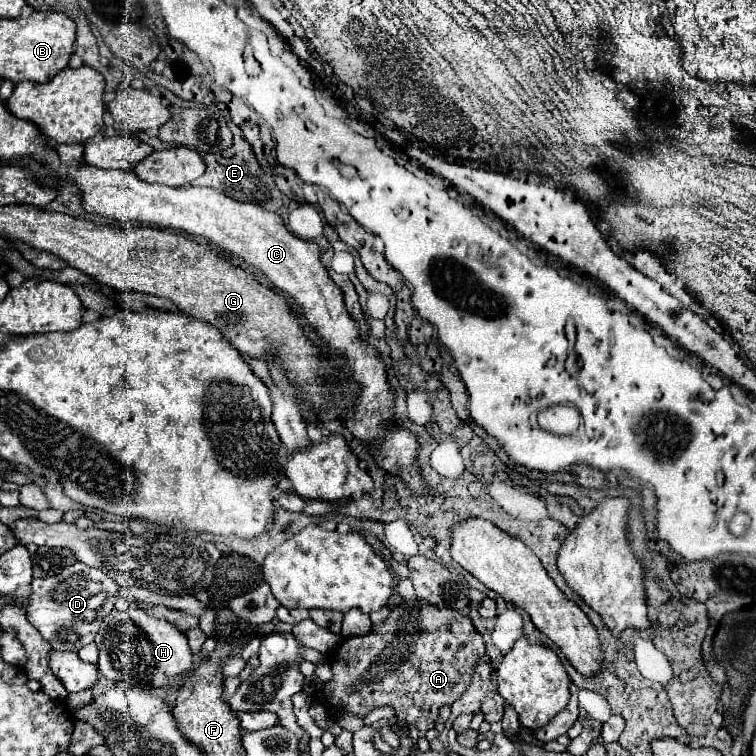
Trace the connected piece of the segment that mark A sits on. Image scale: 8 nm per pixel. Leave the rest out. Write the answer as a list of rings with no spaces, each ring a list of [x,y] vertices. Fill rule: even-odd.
[[[403,600],[399,606],[391,608],[389,618],[381,624],[375,624],[369,634],[343,640],[331,662],[333,680],[323,684],[323,696],[335,712],[351,710],[359,716],[367,716],[367,712],[377,706],[391,706],[399,720],[415,724],[423,736],[429,728],[435,726],[437,710],[445,704],[453,704],[465,694],[483,654],[483,636],[475,630],[469,616],[451,608],[421,604],[419,600]],[[449,654],[455,654],[455,660],[451,660]]]

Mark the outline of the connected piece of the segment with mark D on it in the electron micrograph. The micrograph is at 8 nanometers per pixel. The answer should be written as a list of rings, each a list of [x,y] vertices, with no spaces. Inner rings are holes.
[[[73,564],[57,576],[33,578],[31,596],[23,606],[27,620],[39,630],[39,634],[51,644],[53,650],[77,652],[79,648],[93,642],[103,616],[111,612],[119,594],[119,584],[101,568],[91,568],[87,564]],[[87,580],[87,584],[83,584]]]

